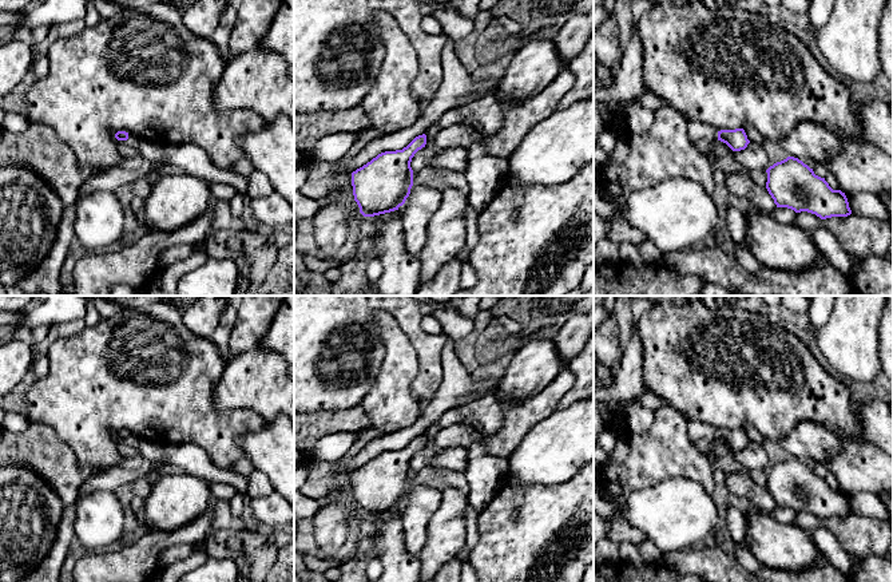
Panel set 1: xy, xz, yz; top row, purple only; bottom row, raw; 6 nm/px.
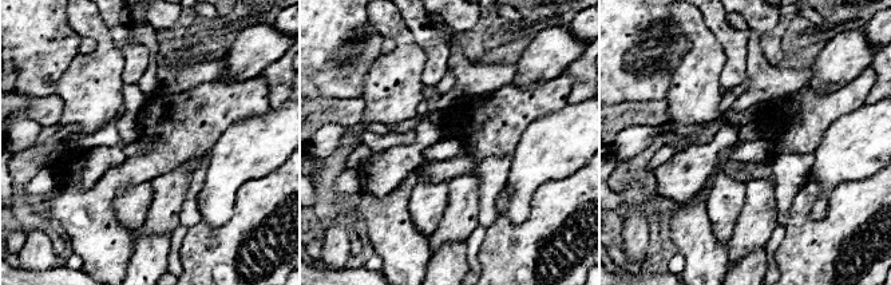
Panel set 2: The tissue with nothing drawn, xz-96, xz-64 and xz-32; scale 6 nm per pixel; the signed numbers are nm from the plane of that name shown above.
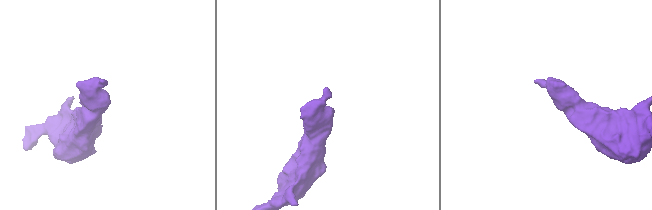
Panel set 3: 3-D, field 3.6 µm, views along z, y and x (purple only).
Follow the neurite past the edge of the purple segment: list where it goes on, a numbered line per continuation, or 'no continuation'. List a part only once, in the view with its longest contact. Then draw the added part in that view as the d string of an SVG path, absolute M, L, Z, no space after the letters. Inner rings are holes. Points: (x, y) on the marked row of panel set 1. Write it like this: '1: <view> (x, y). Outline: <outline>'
1: yz (698, 133). Outline: M686 120L687 122L687 134L692 143L700 144L706 140L718 140L718 131L713 127L695 120Z

